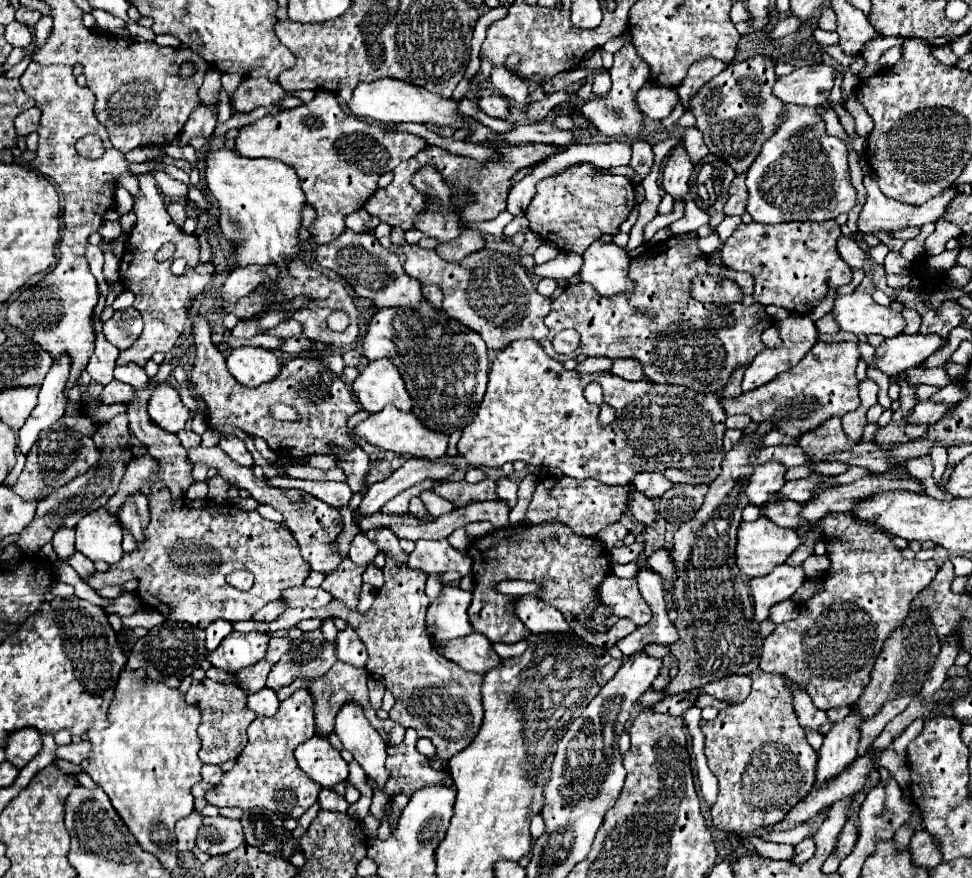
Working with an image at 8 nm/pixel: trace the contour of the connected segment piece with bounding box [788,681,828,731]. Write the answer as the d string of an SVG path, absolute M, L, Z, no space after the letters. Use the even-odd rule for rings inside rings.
M788 681L788 687L792 689L792 693L796 693L796 715L798 715L798 721L802 727L808 727L812 731L818 731L826 721L828 721L828 715L826 711L820 711L812 705L810 697L798 687L798 685L792 685L792 681Z

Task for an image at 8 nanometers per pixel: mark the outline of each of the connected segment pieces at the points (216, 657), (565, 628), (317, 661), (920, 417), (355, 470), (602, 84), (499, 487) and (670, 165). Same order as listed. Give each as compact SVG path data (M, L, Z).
M232 631L216 651L206 653L206 659L212 663L212 667L238 673L264 659L268 651L268 643L270 637L266 633Z
M534 595L518 597L516 615L532 633L570 633L570 625L564 615Z
M320 629L316 631L310 631L310 633L304 633L302 639L294 641L292 649L280 659L280 663L274 665L274 669L270 671L268 675L268 681L266 681L266 687L274 689L274 691L280 691L282 687L290 685L292 681L296 679L320 679L328 673L328 669L336 663L336 653L334 653L334 645L328 643L322 635Z
M918 401L914 409L908 413L908 423L910 425L928 425L932 421L938 421L944 417L950 405L936 405L934 401Z
M356 447L352 451L344 451L344 449L336 449L334 453L338 457L338 467L348 475L348 485L354 493L364 493L364 489L368 489L368 483L366 483L366 475L368 475L368 469L372 467L368 455Z
M608 71L596 75L594 85L592 85L592 93L600 95L600 93L608 93L608 89L610 89L610 75L608 75Z
M502 477L496 481L496 495L504 501L510 503L510 507L514 507L516 503L516 491L518 491L518 483L510 477Z
M676 147L662 171L662 183L660 187L674 197L674 201L684 201L684 195L688 193L688 179L692 175L694 165L690 163L684 147Z

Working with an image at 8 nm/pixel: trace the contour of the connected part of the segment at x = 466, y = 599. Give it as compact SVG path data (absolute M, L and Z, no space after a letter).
M444 587L440 597L430 603L426 613L428 633L436 641L450 641L472 633L468 619L468 607L472 593L464 593L460 587Z

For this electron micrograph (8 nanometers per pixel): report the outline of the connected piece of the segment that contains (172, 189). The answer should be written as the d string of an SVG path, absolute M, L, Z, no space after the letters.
M150 171L150 175L156 179L158 189L166 195L166 197L186 197L188 193L188 185L172 179L168 173L164 171Z

